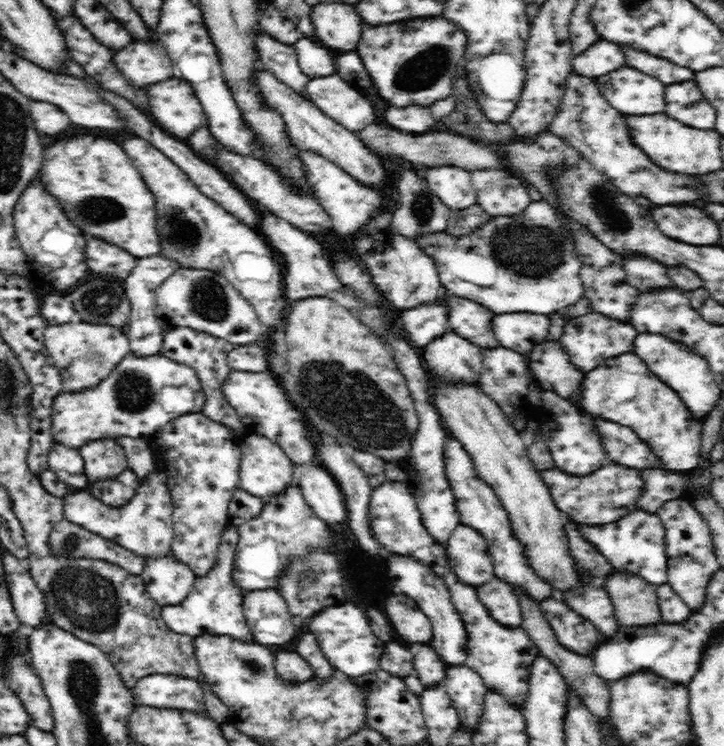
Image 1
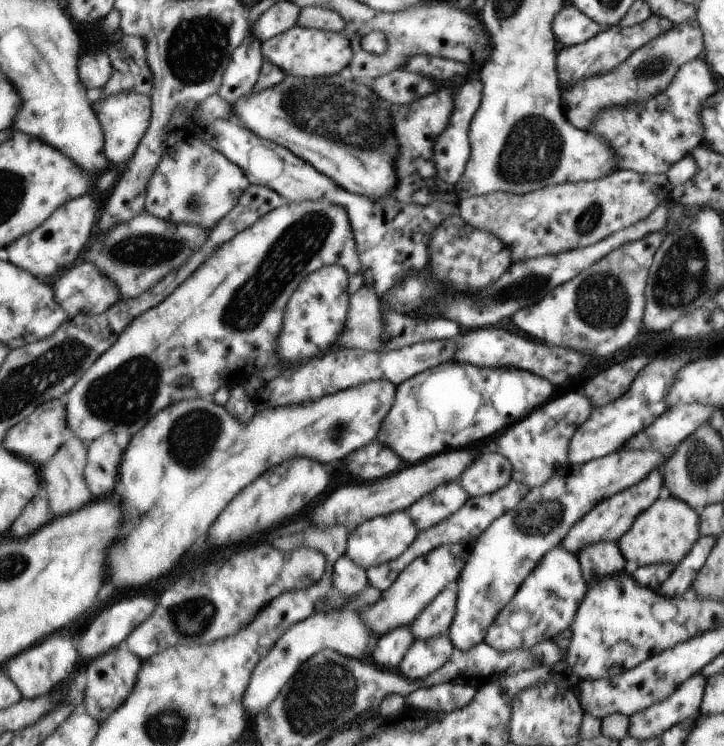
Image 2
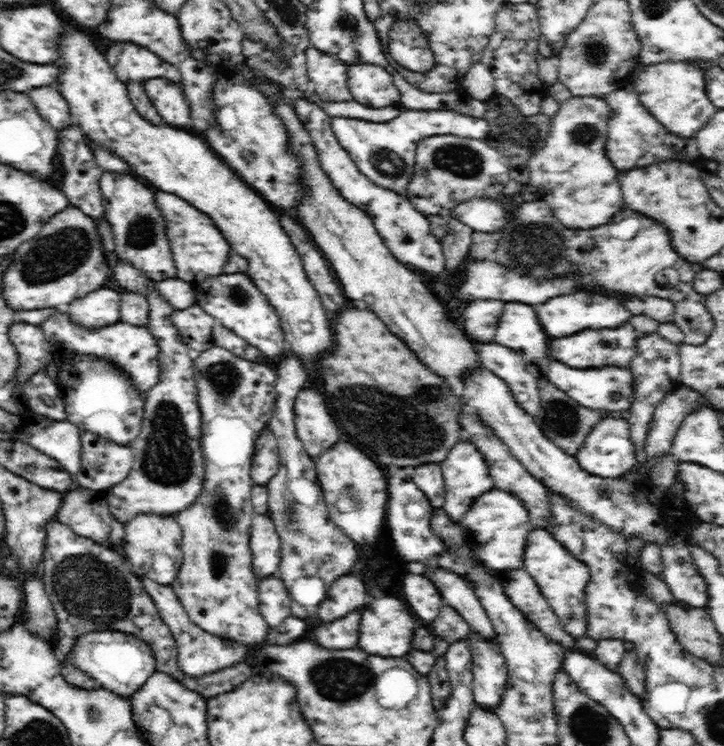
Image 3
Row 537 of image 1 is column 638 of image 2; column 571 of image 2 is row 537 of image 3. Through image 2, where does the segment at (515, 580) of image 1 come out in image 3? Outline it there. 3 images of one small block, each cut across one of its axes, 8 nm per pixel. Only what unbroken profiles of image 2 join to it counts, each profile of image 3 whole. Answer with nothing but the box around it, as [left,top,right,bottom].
[523,528,589,638]

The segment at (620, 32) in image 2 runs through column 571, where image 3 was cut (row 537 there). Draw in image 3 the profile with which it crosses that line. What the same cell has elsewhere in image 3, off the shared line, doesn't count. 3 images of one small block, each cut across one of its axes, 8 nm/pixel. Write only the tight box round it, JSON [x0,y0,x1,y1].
[40,520,254,698]

